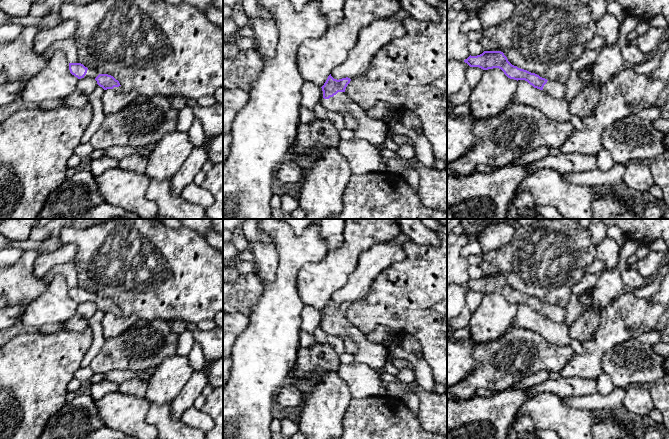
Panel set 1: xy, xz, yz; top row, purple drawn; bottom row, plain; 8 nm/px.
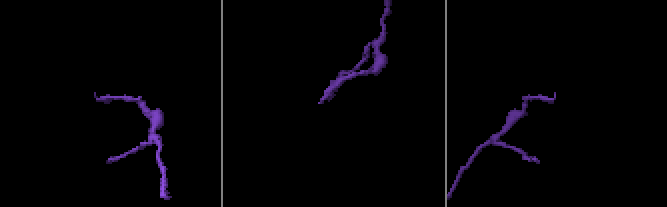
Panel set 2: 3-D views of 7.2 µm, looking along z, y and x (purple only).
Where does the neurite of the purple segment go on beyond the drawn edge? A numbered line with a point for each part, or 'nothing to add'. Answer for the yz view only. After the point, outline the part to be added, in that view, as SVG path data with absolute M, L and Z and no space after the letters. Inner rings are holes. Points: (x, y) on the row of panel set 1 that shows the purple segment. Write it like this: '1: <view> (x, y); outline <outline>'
1: yz (556, 89); outline M548 80L543 87L543 91L557 99L566 98L566 84L558 81Z

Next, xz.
1: xz (373, 131); outline M338 92L329 99L322 98L321 102L326 109L334 113L350 113L357 122L355 137L369 142L378 149L381 147L387 136L389 123L368 117L366 112L345 92Z

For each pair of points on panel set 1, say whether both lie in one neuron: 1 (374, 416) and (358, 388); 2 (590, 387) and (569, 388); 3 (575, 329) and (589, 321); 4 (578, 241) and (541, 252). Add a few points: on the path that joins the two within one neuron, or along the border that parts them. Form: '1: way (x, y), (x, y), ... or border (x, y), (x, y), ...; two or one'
1: border (385, 395), (352, 398); two
2: way (585, 387), (576, 387), (574, 389); one
3: way (578, 329), (581, 329), (586, 324); one
4: way (569, 244), (557, 252), (550, 252); one

